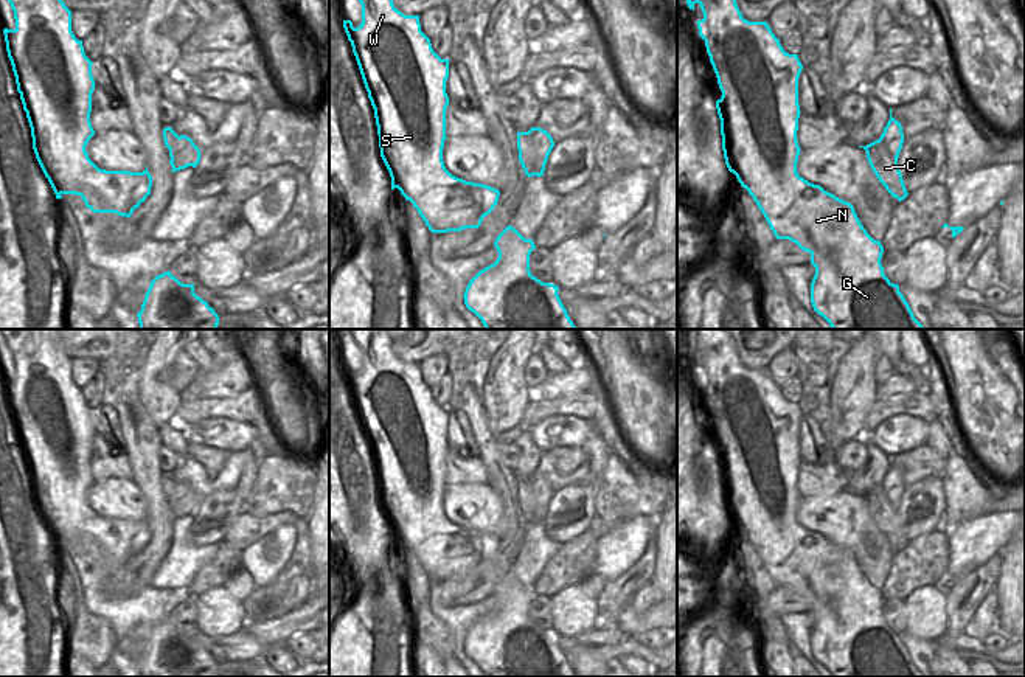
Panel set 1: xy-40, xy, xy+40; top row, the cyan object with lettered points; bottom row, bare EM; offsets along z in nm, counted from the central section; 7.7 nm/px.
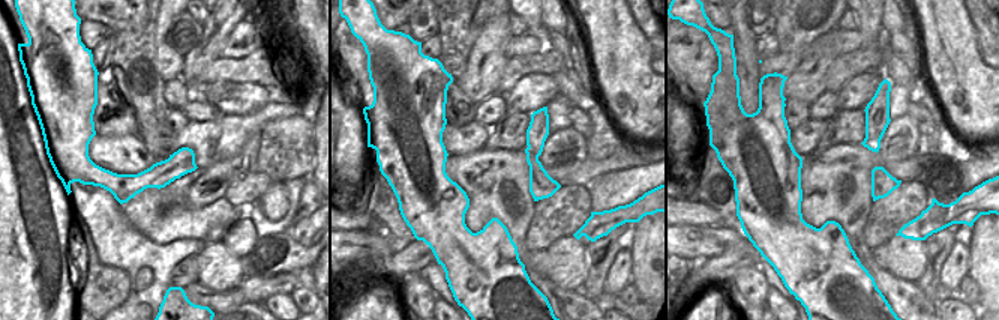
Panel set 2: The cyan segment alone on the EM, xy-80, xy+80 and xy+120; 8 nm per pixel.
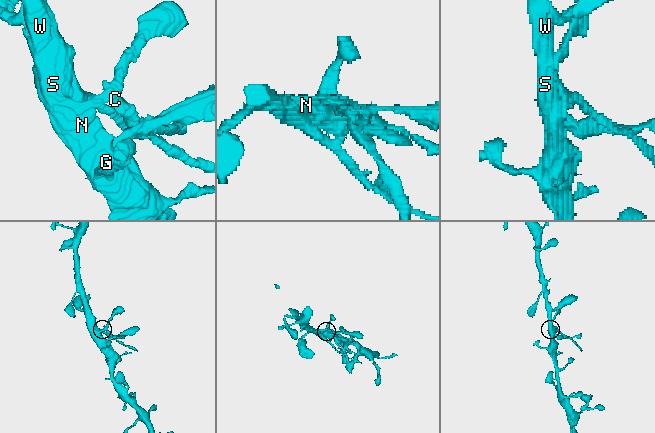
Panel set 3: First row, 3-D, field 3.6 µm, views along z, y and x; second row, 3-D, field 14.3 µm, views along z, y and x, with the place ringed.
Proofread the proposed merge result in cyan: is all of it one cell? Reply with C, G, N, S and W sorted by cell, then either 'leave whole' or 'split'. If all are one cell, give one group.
C / G N S W; split

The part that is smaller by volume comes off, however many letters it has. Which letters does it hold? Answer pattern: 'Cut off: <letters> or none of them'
Cut off: C.

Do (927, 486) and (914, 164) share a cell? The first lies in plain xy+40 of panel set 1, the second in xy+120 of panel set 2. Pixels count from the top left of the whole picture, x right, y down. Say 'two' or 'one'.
two

